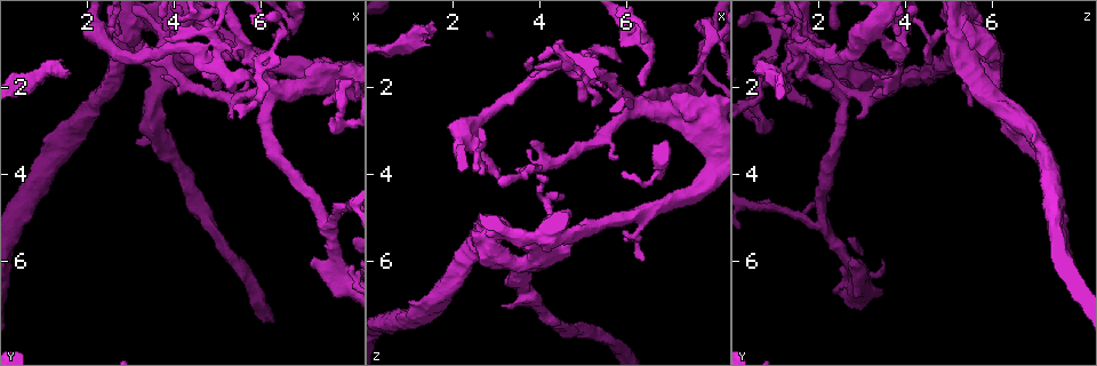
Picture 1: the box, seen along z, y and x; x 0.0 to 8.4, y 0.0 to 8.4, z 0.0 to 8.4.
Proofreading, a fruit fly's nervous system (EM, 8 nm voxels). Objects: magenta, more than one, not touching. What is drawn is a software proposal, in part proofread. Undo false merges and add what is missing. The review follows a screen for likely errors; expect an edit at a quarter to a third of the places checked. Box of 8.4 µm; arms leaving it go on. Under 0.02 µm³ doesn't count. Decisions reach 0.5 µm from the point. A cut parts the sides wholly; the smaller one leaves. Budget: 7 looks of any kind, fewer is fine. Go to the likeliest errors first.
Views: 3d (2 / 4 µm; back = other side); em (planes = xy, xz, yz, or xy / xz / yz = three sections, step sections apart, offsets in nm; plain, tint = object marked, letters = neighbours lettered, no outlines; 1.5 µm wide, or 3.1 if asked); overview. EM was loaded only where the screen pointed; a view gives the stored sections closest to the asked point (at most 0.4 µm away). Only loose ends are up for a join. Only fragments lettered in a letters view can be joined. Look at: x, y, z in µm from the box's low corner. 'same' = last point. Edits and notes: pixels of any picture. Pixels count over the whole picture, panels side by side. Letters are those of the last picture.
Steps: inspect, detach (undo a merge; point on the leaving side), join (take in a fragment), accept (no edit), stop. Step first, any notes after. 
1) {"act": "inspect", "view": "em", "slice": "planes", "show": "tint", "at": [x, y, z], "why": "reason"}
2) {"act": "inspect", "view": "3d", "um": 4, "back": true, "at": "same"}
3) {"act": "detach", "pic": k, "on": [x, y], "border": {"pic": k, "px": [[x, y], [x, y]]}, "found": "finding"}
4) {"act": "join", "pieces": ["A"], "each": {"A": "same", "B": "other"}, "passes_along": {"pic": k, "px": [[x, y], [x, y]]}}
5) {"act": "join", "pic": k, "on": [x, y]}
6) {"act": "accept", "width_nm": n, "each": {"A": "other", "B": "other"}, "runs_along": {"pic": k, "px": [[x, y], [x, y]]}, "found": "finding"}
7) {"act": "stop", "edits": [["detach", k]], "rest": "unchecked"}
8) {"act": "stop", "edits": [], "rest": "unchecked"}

{"act": "inspect", "view": "em", "slice": "planes", "show": "letters", "at": [6.50, 0.65, 0.85], "why": "thin neck"}

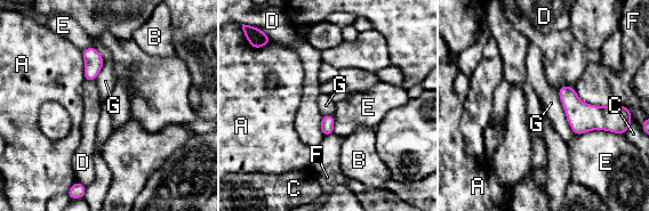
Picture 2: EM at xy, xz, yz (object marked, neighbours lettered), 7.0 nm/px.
{"act": "accept", "each": {"A": "other", "B": "other", "C": "other", "D": "other", "E": "other", "F": "other", "G": "other"}, "border": {"pic": 2, "px": [[557, 90], [574, 135]]}, "found": "all the same cell"}

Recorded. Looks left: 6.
{"act": "inspect", "view": "3d", "um": 2, "at": [3.15, 3.25, 7.00], "why": "branch stops here"}

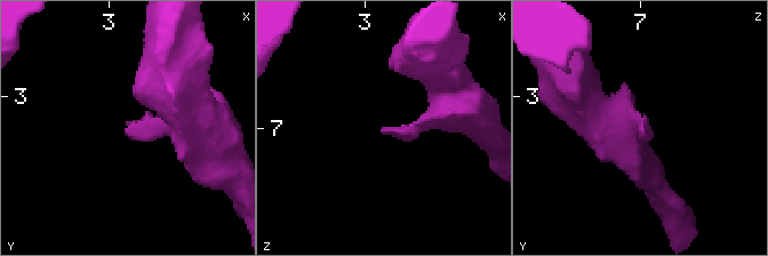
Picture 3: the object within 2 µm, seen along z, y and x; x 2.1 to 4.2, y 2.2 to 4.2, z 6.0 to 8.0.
{"act": "inspect", "view": "em", "slice": "planes", "show": "plain", "at": [3.14, 3.28, 7.02]}

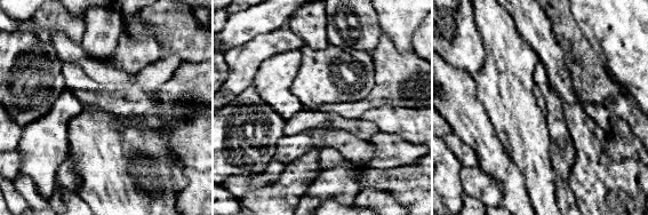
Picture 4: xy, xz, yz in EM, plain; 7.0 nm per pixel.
{"act": "inspect", "view": "em", "slice": "planes", "show": "letters", "at": "same"}

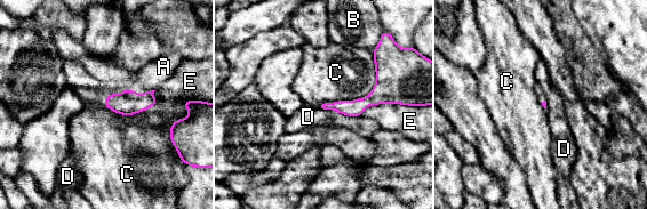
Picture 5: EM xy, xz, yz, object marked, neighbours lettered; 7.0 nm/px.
{"act": "accept", "each": {"A": "other", "B": "other", "C": "other", "D": "other", "E": "other"}, "found": "no lettered fragment goes on from it"}

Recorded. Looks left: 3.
{"act": "inspect", "view": "3d", "um": 4, "back": true, "at": [7.45, 2.35, 1.75], "why": "thin end"}

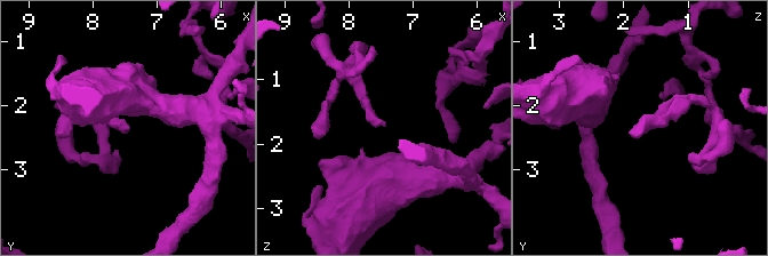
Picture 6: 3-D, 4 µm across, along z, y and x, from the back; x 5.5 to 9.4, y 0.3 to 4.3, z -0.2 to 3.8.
{"act": "inspect", "view": "em", "slice": "planes", "show": "letters", "at": [7.50, 2.35, 1.70]}

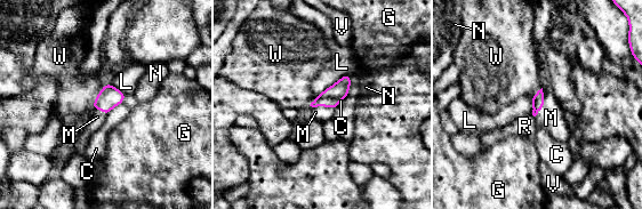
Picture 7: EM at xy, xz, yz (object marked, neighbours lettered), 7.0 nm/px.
{"act": "join", "pieces": ["M"], "width_nm": 90, "each": {"C": "other", "G": "other", "L": "other", "M": "same", "N": "other", "R": "other", "V": "other", "W": "other"}, "passes_along": {"pic": 7, "px": [[537, 103], [543, 103], [551, 118]]}, "found": "it goes on there"}

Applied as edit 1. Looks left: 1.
{"act": "stop", "edits": [["join", 7]], "rest": "unchecked"}

